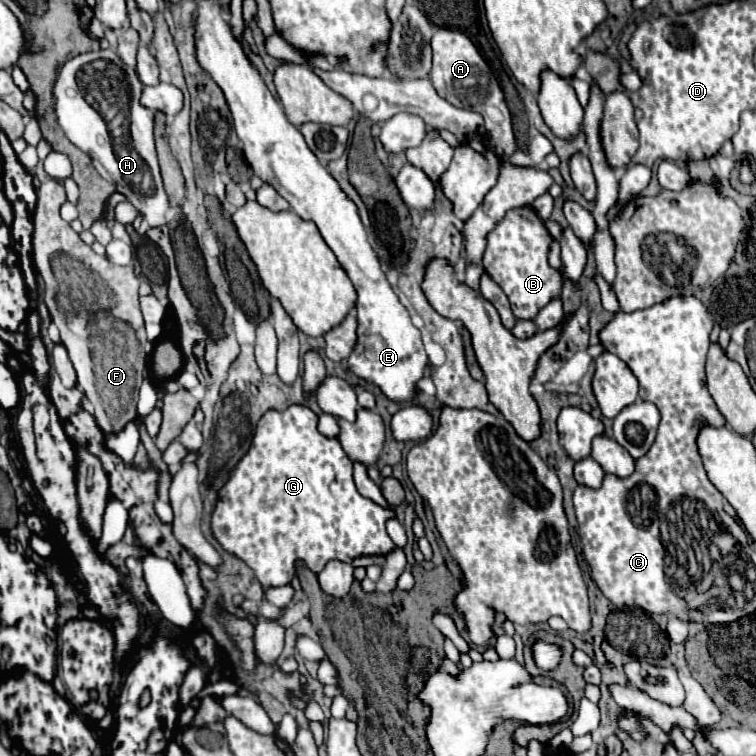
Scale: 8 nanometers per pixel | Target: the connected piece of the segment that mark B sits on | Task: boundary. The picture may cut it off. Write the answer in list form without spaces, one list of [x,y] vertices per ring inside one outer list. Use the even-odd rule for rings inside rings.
[[[534,208],[510,210],[488,236],[488,248],[484,252],[482,266],[506,292],[512,304],[512,312],[518,320],[534,320],[538,310],[562,292],[560,276],[548,264],[550,240],[550,232]]]

